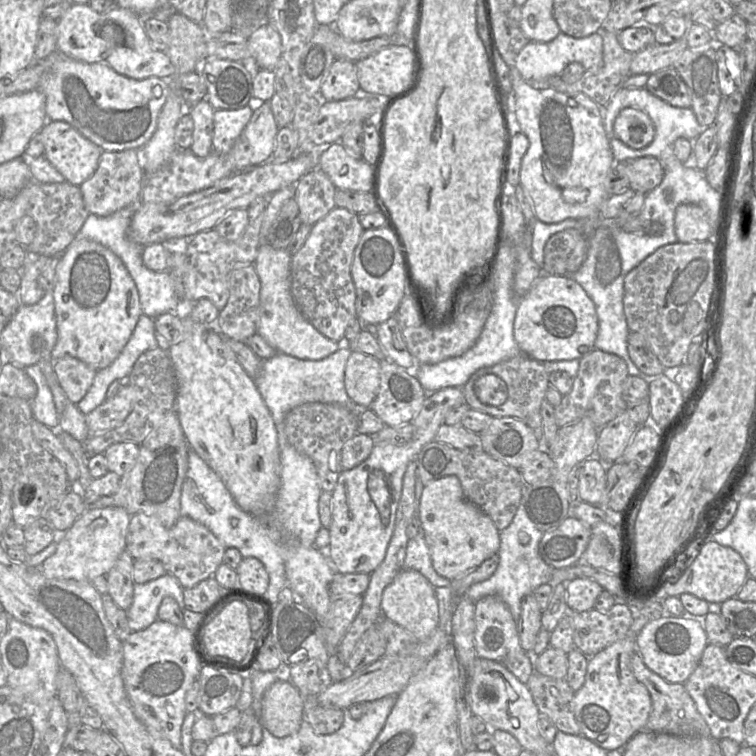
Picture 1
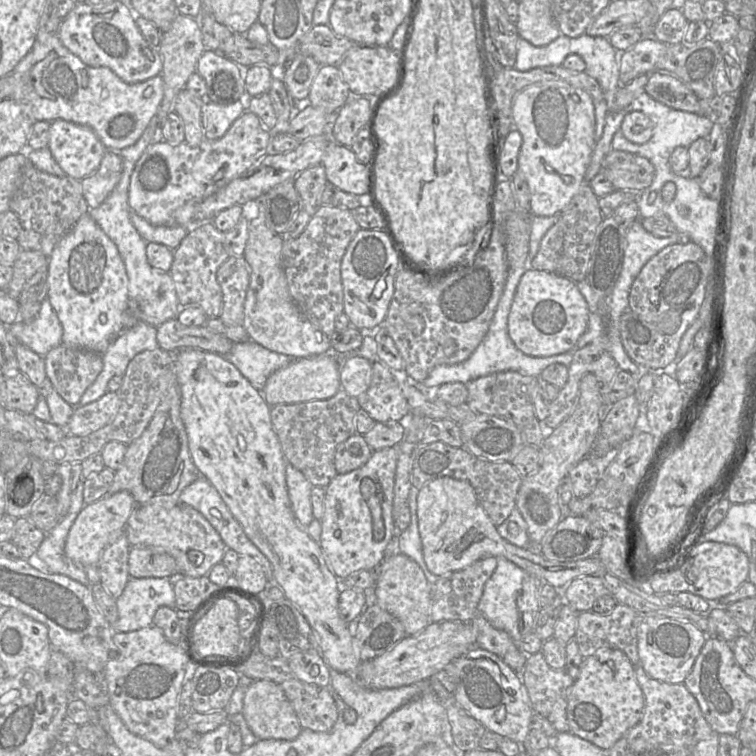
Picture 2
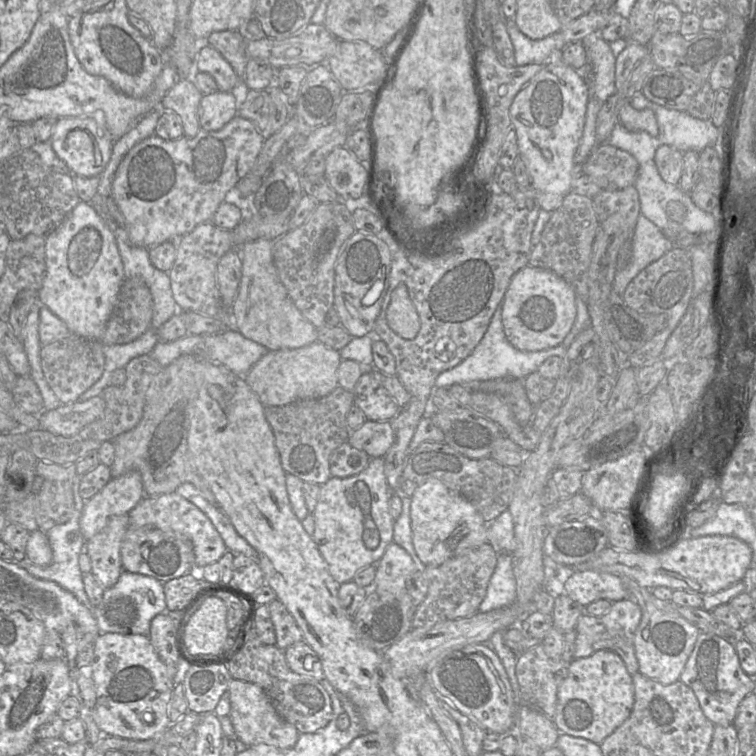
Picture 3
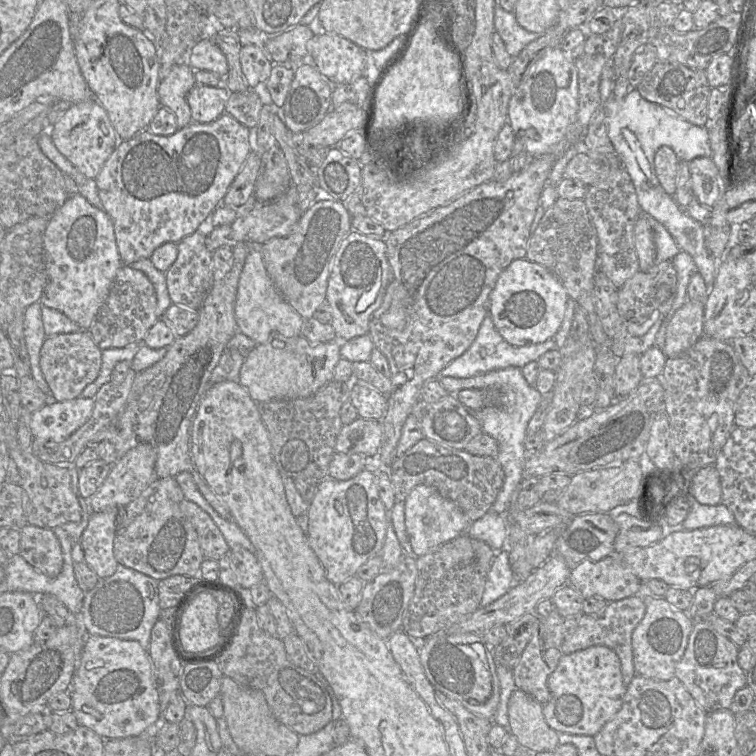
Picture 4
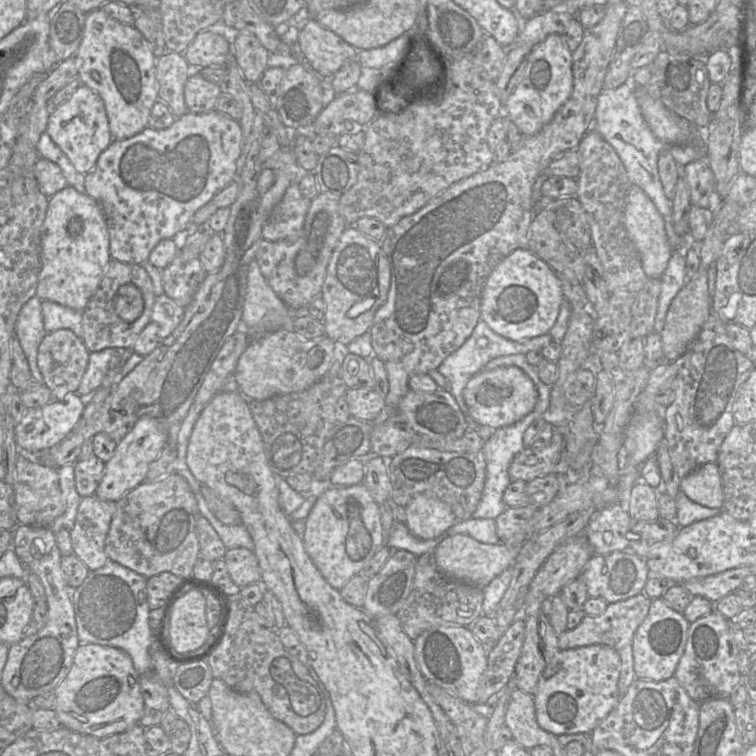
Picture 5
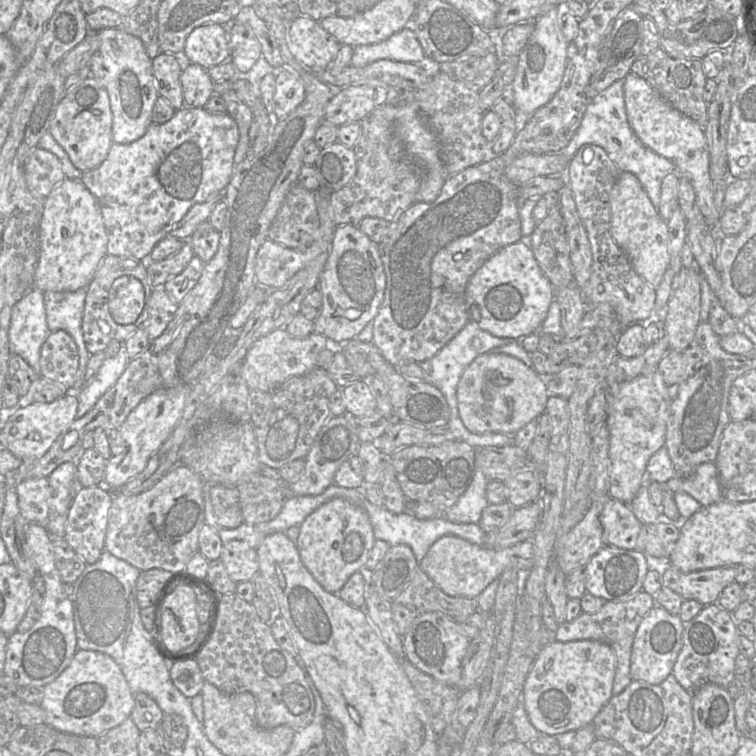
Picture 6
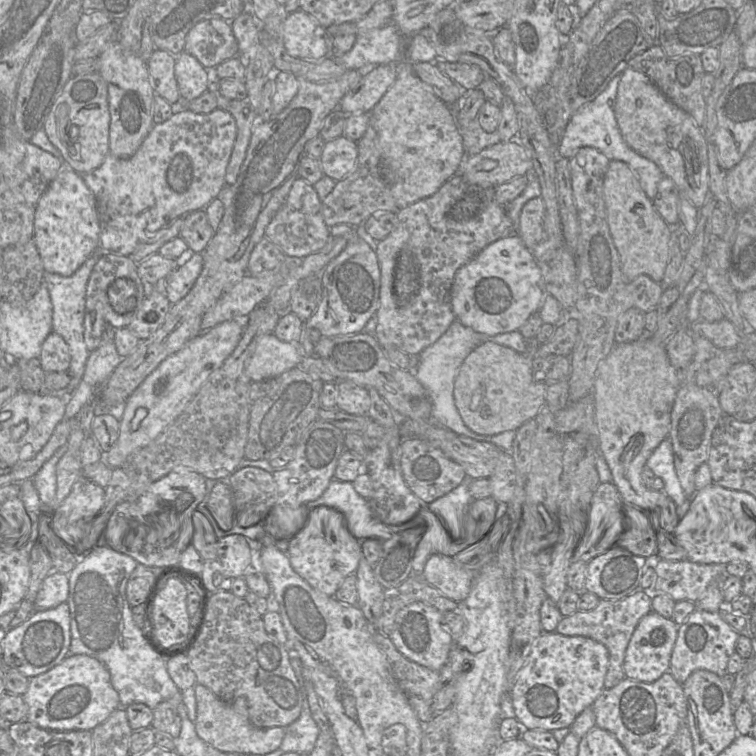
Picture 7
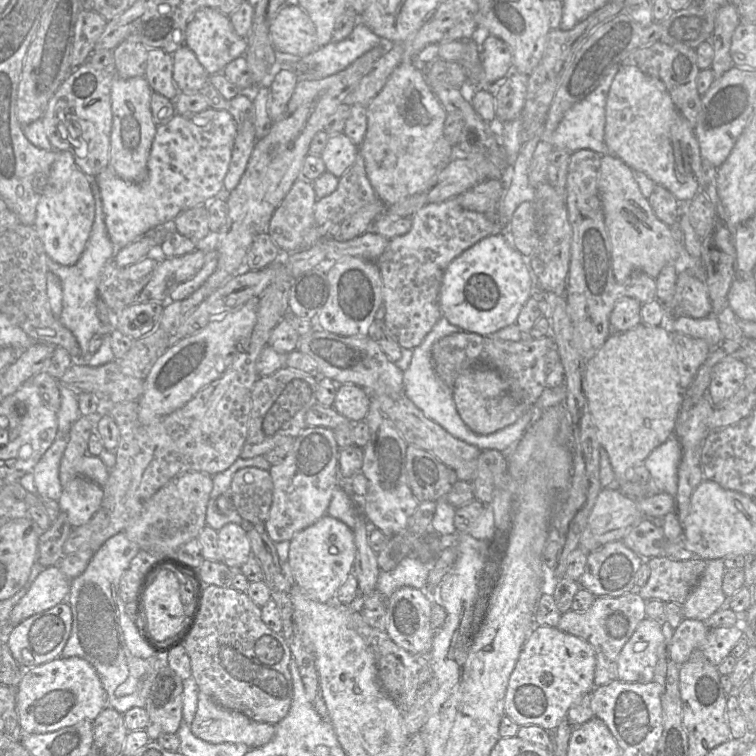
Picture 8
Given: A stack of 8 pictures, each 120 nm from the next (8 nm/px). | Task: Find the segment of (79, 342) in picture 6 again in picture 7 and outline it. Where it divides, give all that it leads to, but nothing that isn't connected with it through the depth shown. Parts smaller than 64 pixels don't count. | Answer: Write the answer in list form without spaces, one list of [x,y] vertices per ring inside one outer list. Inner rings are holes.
[[[98,248],[73,275],[68,277],[46,271],[44,273],[44,281],[49,291],[53,306],[52,332],[55,332],[63,337],[70,350],[71,362],[68,374],[71,380],[68,384],[68,388],[72,390],[77,390],[85,372],[86,362],[90,355],[90,351],[87,349],[84,342],[85,297],[87,283],[94,266],[98,262],[99,258],[105,253],[107,252],[102,251],[101,248]]]

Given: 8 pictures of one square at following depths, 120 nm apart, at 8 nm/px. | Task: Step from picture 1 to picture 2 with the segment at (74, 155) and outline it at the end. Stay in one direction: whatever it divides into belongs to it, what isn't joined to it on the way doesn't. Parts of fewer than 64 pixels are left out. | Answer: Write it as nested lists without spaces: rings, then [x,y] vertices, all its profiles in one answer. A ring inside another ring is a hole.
[[[55,120],[49,134],[48,148],[67,176],[81,181],[98,170],[107,149],[92,129]]]

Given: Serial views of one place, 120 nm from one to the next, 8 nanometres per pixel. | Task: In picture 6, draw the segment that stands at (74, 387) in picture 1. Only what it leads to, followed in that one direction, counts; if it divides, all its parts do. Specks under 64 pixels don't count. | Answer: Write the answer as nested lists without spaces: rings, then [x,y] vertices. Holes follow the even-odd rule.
[[[64,330],[51,332],[40,350],[41,375],[71,389],[79,367],[77,346]]]

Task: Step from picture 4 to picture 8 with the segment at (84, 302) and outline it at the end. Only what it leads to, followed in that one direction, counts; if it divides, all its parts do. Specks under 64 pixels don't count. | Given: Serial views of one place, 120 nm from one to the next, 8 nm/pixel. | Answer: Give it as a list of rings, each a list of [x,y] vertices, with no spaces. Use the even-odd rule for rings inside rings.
[[[57,151],[47,184],[36,209],[34,228],[43,242],[46,254],[64,266],[73,266],[79,260],[88,241],[95,217],[95,199],[91,178],[75,163],[68,151]]]

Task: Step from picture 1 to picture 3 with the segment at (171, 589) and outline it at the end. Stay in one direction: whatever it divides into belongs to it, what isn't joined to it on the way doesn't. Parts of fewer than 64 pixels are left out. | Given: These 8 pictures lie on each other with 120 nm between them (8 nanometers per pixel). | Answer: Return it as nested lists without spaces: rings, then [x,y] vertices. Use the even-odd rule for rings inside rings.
[[[123,570],[118,581],[105,589],[102,602],[92,610],[101,633],[149,636],[152,619],[167,611],[163,583],[147,575]]]

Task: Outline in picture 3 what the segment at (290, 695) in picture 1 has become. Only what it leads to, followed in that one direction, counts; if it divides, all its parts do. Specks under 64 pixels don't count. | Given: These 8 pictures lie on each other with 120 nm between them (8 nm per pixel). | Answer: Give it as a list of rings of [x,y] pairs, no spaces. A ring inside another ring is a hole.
[[[232,678],[227,690],[230,697],[230,713],[234,731],[248,746],[268,744],[280,749],[293,748],[299,738],[299,731],[277,712],[265,690],[257,684]]]

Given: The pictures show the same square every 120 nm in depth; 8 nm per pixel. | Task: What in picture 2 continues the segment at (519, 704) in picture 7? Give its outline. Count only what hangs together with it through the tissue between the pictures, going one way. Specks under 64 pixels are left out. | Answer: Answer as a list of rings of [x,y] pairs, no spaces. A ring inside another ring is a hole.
[[[607,648],[583,658],[579,675],[568,693],[566,713],[569,732],[607,751],[640,721],[643,716],[643,709],[644,695],[637,683],[634,665],[624,652],[619,649]]]

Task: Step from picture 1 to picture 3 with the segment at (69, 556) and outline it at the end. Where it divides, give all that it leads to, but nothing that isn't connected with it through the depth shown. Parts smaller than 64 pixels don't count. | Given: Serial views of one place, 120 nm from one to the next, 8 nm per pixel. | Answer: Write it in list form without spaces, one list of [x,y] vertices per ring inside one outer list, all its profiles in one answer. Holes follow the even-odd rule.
[[[131,470],[110,481],[85,501],[80,517],[80,532],[87,541],[100,532],[115,515],[129,512],[144,497],[141,474]]]

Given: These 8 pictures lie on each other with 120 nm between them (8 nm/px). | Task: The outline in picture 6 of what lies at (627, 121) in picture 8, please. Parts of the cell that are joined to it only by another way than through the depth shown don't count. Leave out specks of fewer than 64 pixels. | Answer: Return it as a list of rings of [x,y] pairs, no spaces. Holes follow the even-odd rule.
[[[632,71],[625,77],[624,101],[628,123],[641,143],[675,165],[676,173],[692,184],[697,207],[706,224],[719,225],[720,213],[713,202],[709,152],[703,129],[675,109],[644,78]]]

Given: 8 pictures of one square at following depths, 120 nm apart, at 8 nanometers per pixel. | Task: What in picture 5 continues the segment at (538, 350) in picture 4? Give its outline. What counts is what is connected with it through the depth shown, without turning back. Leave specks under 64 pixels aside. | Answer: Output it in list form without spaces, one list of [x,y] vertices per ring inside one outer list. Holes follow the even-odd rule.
[[[480,319],[478,321],[471,336],[464,342],[464,344],[459,349],[457,349],[448,357],[446,357],[437,368],[437,370],[447,380],[447,387],[443,389],[447,390],[454,396],[468,423],[469,429],[476,431],[484,441],[486,441],[495,430],[489,426],[479,424],[469,414],[469,410],[464,399],[463,391],[470,378],[480,372],[483,367],[494,358],[512,354],[526,355],[528,352],[534,350],[541,351],[543,347],[547,346],[552,341],[553,338],[548,333],[530,339],[513,341],[494,332],[484,320]]]

